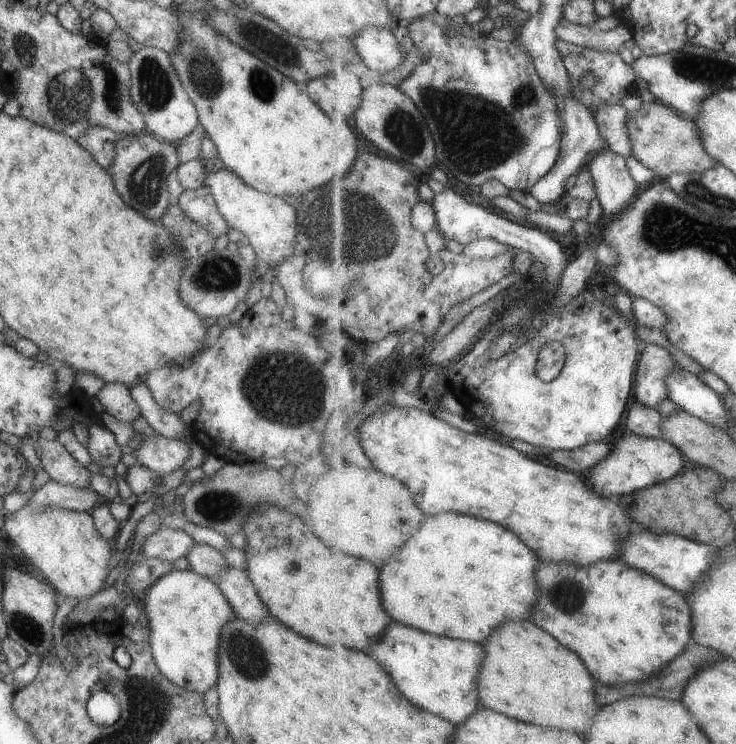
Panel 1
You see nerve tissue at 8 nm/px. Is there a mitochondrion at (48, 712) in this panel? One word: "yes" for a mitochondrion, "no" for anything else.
no

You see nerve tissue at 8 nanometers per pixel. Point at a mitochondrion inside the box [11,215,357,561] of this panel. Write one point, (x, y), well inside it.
(274, 382)

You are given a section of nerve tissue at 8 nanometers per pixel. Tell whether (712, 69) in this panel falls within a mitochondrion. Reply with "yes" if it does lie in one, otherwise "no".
yes

